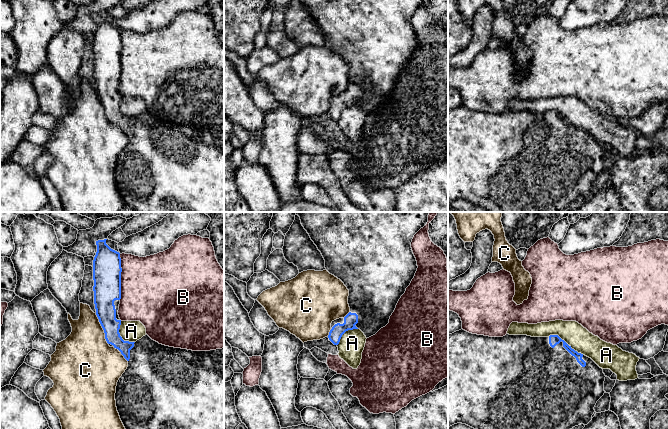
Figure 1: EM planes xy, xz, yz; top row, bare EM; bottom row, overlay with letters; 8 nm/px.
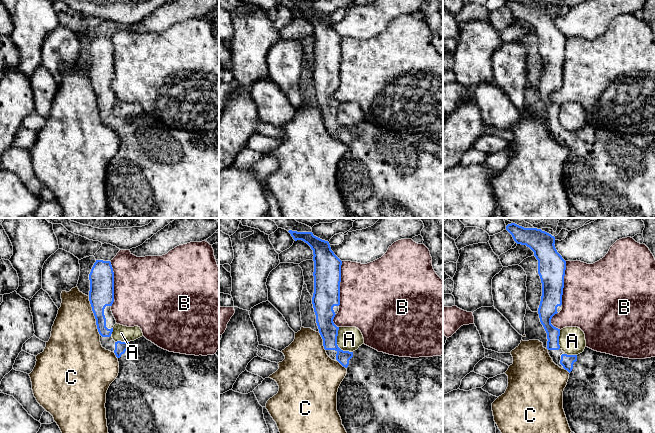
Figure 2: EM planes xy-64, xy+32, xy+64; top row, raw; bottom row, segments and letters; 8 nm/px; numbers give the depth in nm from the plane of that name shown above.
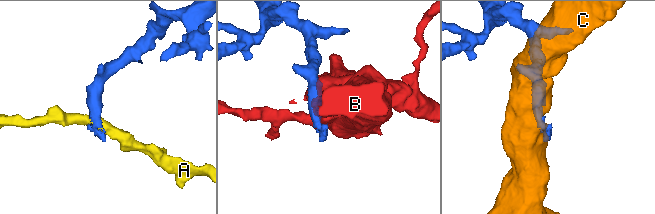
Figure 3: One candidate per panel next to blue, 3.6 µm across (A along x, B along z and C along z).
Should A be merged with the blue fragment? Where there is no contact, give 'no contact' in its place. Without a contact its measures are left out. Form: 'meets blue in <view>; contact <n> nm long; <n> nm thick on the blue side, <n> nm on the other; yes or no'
meets blue in yz; contact 320 nm long; 80 nm thick on the blue side, 190 nm on the other; no

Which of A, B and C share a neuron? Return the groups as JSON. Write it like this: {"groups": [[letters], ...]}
{"groups": [["A"], ["B"], ["C"]]}

